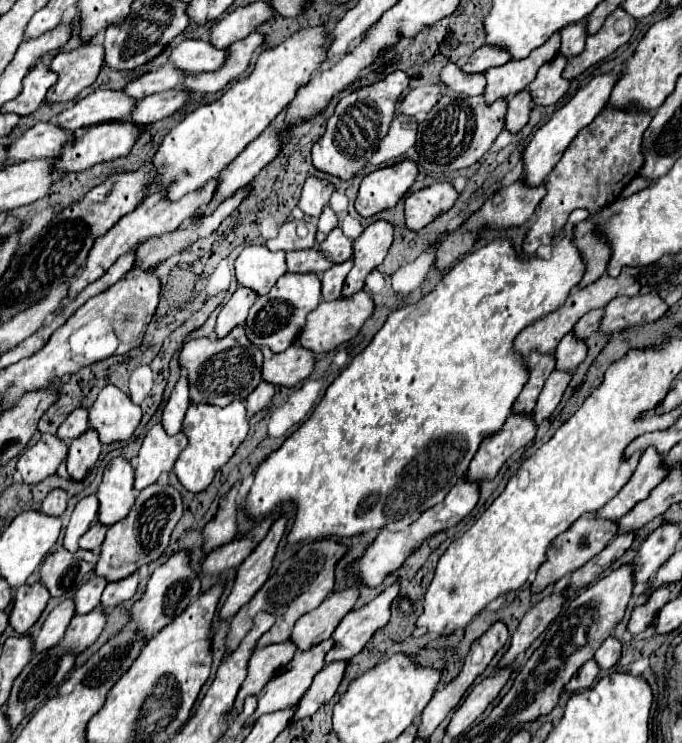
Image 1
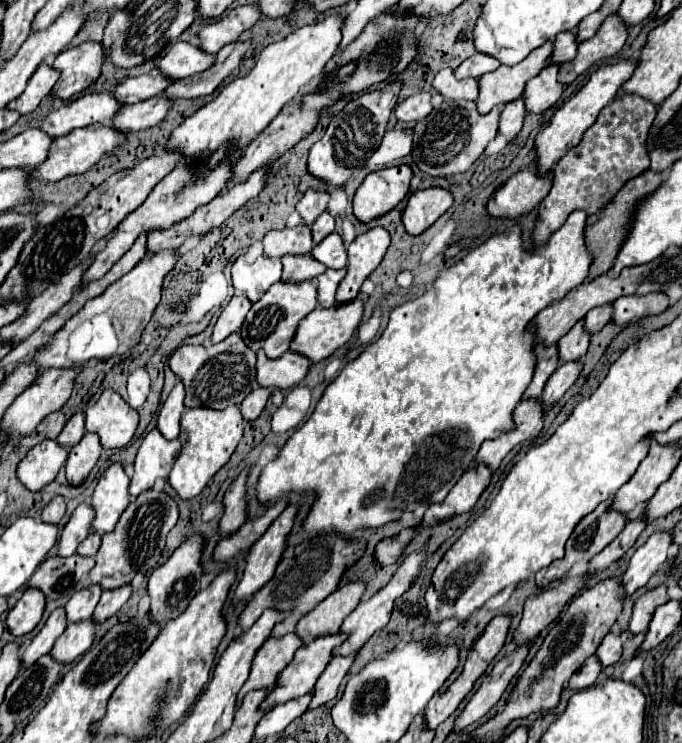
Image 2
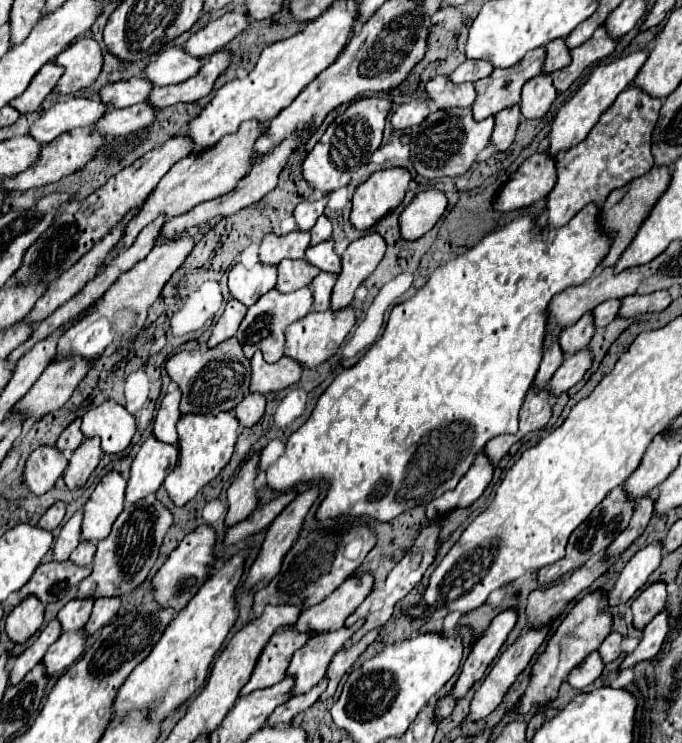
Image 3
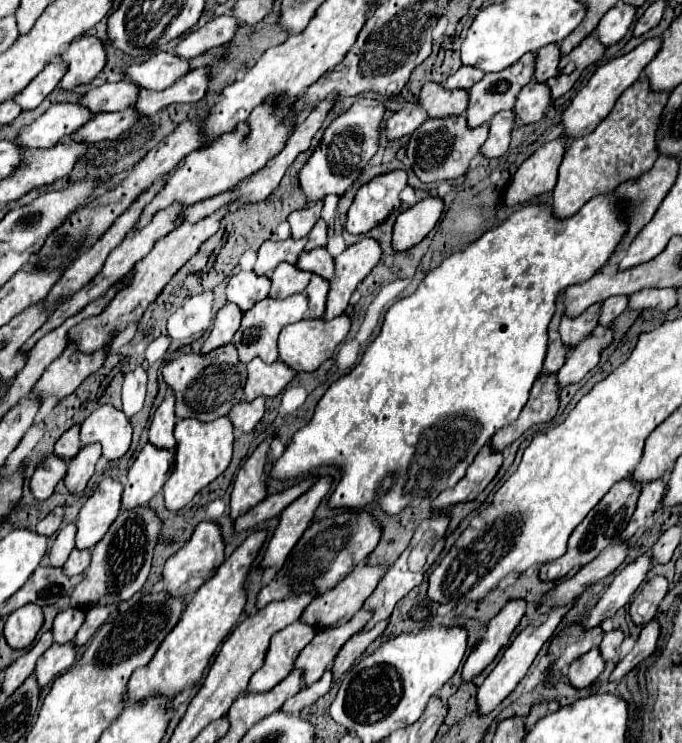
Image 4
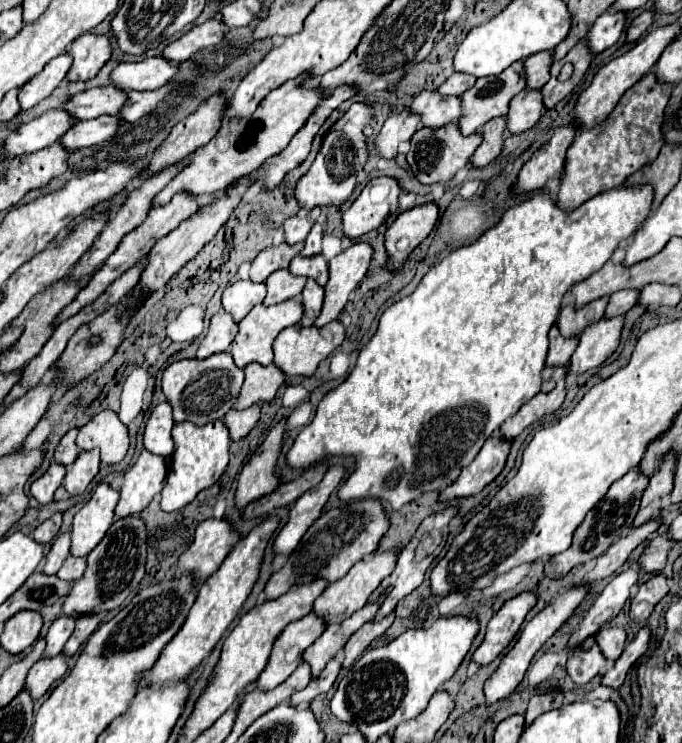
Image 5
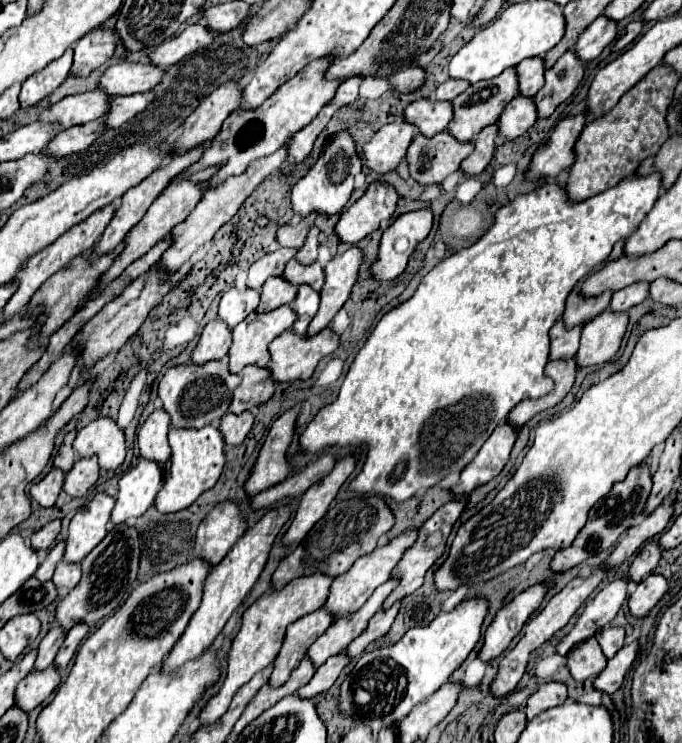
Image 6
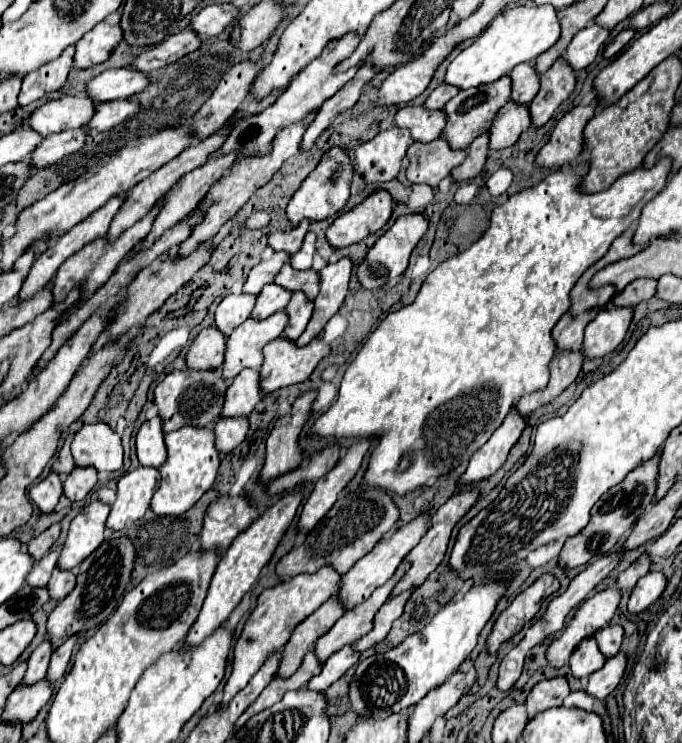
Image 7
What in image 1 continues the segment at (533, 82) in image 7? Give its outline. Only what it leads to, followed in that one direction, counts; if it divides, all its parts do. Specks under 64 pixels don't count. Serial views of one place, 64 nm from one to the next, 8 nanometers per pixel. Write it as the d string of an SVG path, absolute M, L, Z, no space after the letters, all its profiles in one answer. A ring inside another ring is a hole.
M576 22L576 26L566 26L562 30L560 54L568 58L578 56L586 46L586 38L588 38L588 32L584 32L584 22Z

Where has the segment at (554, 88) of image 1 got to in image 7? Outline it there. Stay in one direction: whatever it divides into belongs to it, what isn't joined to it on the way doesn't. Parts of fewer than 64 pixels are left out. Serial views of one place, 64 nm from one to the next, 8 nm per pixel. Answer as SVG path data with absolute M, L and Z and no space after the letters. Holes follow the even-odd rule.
M508 102L494 118L490 128L490 148L500 150L512 146L518 136L532 126L532 116L528 116L528 106L516 106Z

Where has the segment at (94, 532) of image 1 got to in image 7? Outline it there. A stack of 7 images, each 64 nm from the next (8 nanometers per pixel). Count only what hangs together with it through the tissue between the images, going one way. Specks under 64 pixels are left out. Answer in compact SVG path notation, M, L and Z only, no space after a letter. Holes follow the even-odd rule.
M56 568L52 572L52 578L48 582L48 590L52 594L54 600L62 600L64 596L68 596L76 586L76 574L74 570L60 570Z

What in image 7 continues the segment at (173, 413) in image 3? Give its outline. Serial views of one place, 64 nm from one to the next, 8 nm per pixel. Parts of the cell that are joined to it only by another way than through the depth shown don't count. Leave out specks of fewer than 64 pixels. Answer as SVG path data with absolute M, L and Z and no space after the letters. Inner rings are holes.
M154 416L140 426L136 434L136 452L142 466L154 466L154 468L162 466L168 454L164 446L164 430L160 416Z

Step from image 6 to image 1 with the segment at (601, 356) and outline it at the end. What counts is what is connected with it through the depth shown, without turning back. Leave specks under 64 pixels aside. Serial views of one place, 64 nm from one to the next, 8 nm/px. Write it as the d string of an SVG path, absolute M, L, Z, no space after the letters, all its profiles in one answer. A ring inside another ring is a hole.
M554 370L550 374L550 378L546 380L546 384L544 384L540 396L538 396L538 402L534 406L532 418L534 418L536 424L542 424L544 420L548 420L550 414L556 410L556 406L560 404L560 398L562 398L570 378L572 378L572 374L566 374L566 372L556 372Z

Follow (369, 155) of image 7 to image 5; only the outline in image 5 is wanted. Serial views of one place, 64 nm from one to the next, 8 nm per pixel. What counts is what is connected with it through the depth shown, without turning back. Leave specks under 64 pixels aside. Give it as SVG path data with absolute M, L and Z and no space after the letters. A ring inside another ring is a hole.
M408 108L396 116L390 116L374 140L380 156L396 158L400 144L408 142L416 130L420 130L420 118L416 118L416 114L412 114Z

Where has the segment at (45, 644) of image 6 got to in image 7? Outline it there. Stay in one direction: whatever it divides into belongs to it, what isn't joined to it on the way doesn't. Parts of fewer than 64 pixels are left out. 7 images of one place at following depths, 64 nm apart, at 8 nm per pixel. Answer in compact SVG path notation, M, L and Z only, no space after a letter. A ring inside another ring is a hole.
M48 638L30 654L28 658L28 670L26 670L26 676L24 676L24 684L34 684L38 680L42 680L48 672L48 662L50 662L50 656L52 656L52 644L48 642Z

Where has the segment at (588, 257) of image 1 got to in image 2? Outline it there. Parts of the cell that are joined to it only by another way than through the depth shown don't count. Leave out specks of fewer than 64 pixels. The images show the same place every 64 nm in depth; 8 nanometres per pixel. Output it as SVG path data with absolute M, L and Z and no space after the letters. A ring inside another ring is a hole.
M650 170L642 172L640 176L632 178L632 180L614 196L614 200L604 208L604 212L594 214L594 216L590 218L590 222L586 224L586 232L584 232L586 246L588 246L588 252L590 252L590 256L592 256L592 266L590 266L588 282L594 280L594 278L598 278L600 274L604 274L604 272L608 272L608 270L612 268L612 262L614 262L614 258L616 258L616 254L618 254L618 250L620 250L622 238L624 238L624 234L626 234L624 228L626 228L628 222L630 222L630 210L632 210L632 206L638 202L638 198L644 198L650 190L654 192L654 190L662 184L662 178L664 178L662 174L654 174L654 172L650 172Z

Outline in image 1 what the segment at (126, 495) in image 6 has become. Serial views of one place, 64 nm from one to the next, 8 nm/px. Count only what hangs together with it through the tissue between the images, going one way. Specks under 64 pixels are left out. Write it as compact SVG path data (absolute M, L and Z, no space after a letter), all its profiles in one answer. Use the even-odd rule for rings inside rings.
M154 424L138 452L138 466L136 466L136 490L142 490L150 484L154 484L162 472L170 472L178 454L184 450L188 438L184 432L178 432L174 436L166 434L166 430L158 424Z

